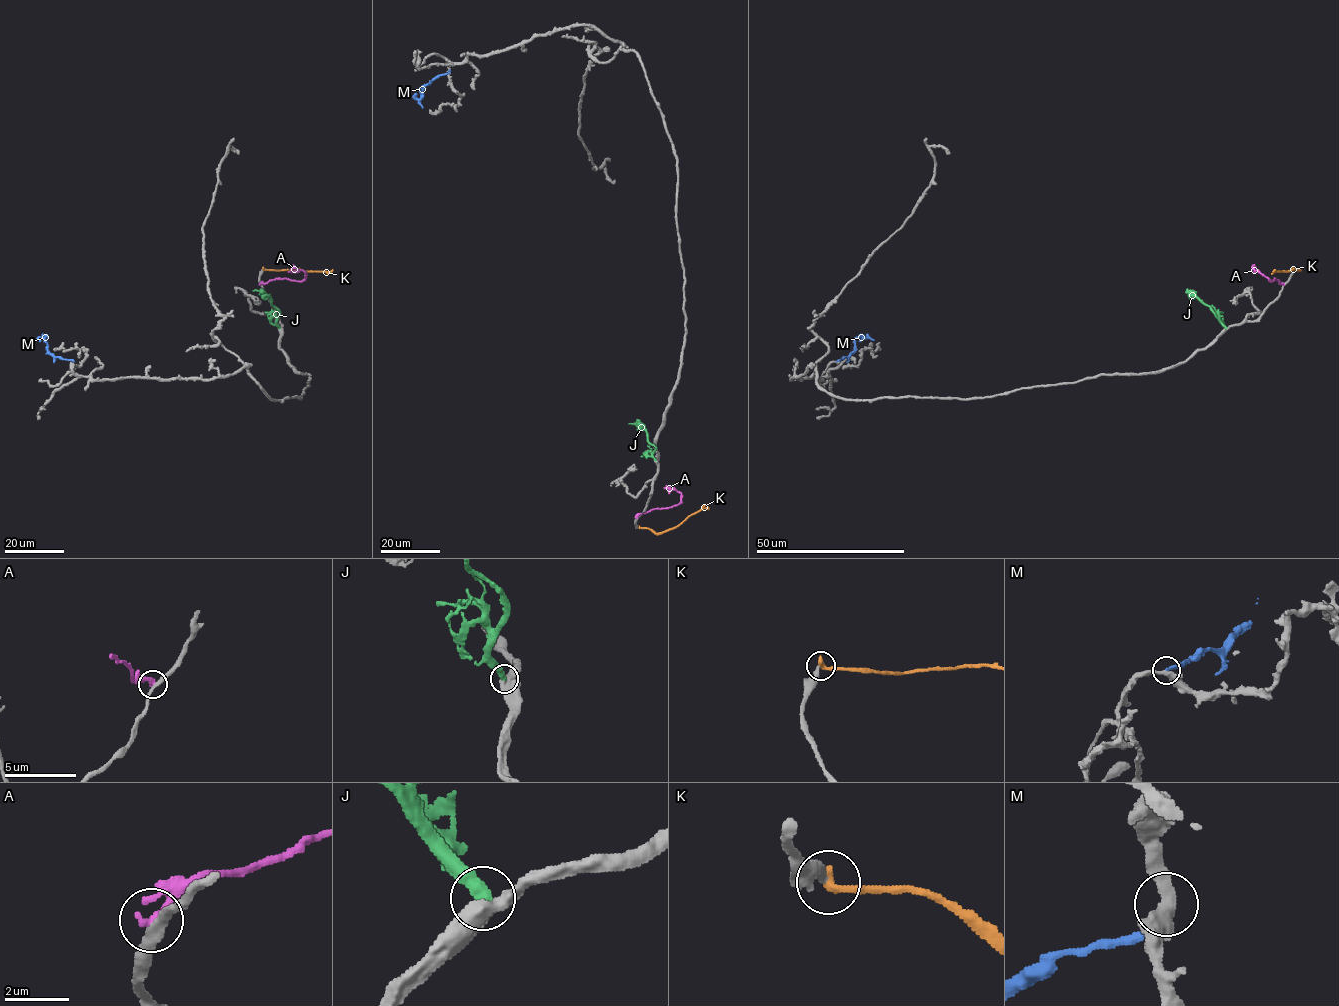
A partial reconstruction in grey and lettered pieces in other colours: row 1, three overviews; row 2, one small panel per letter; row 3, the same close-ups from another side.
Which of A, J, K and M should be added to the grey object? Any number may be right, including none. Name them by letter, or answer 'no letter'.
J, M

